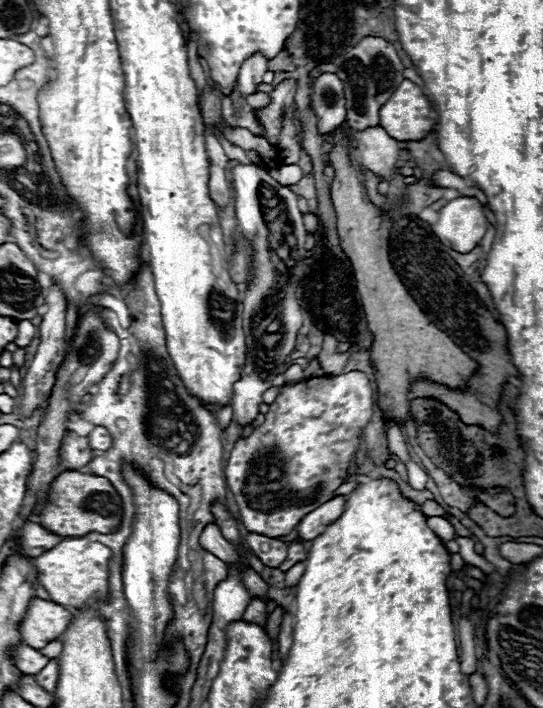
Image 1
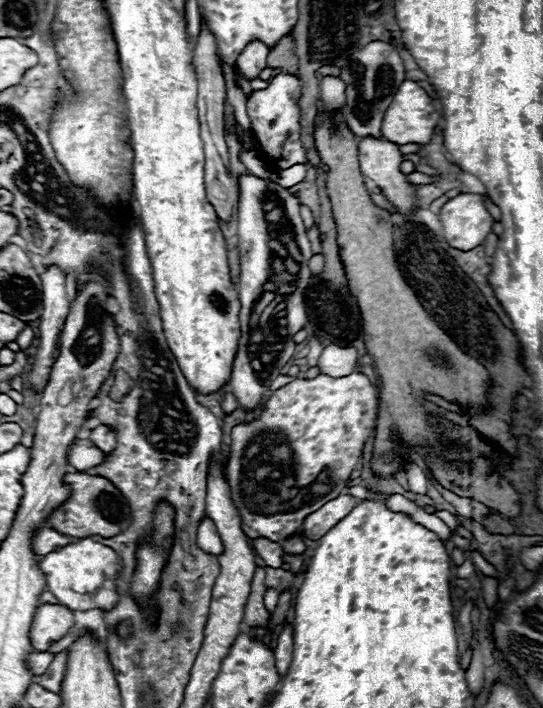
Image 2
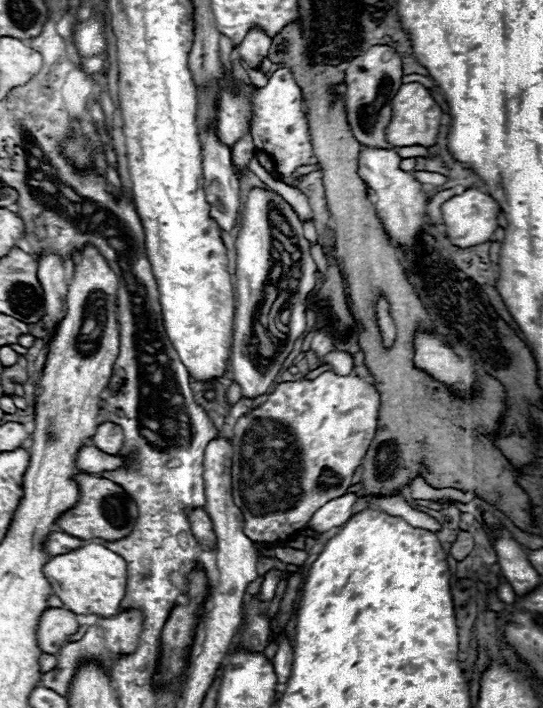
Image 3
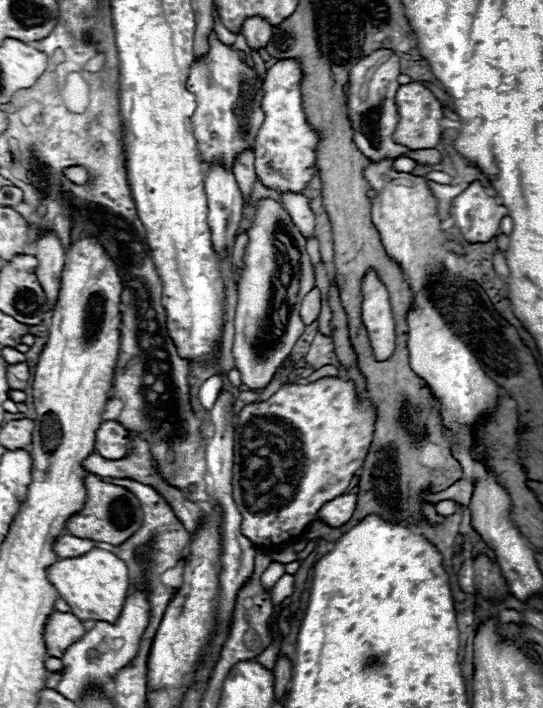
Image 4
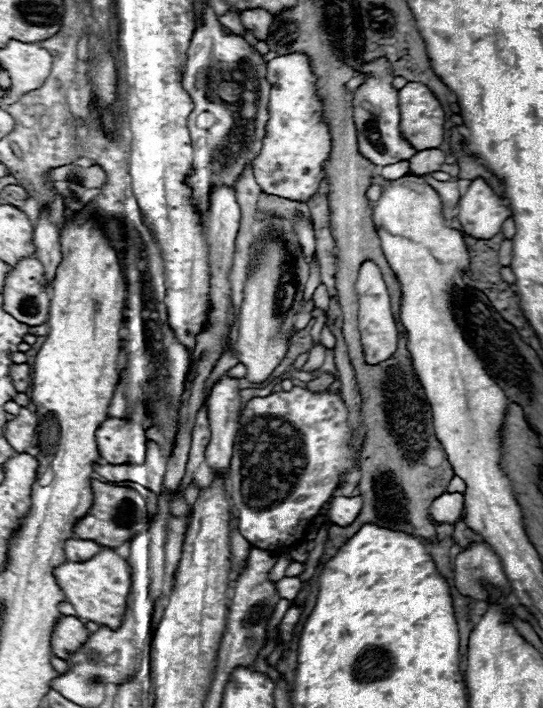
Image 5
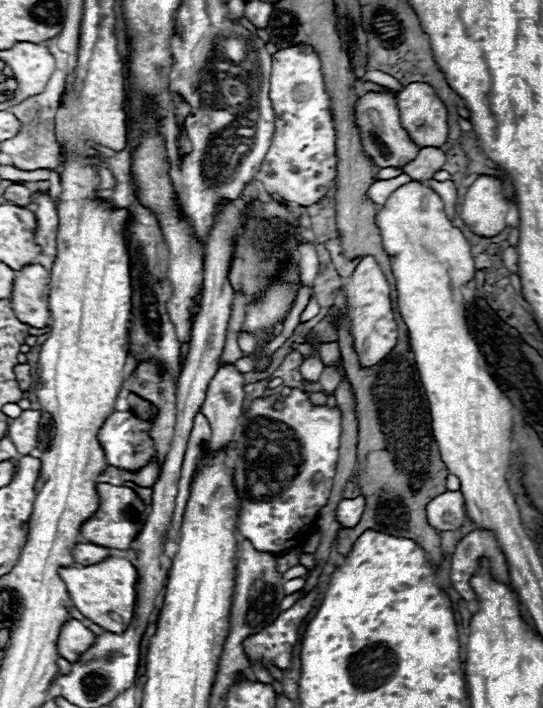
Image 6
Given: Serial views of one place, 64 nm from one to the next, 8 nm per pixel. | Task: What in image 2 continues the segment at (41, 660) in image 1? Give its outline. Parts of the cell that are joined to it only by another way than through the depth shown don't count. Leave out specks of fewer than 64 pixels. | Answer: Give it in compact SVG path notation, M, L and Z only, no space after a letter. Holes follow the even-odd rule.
M30 652L26 662L28 662L30 672L34 672L38 676L38 674L46 672L48 664L52 662L52 658L54 658L54 654L48 654L48 652Z

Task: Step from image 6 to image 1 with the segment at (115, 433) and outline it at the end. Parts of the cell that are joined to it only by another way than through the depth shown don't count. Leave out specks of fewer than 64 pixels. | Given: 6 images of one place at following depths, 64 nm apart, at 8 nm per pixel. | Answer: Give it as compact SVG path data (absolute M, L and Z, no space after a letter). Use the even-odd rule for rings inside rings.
M94 428L94 430L88 434L88 446L90 446L94 452L102 452L102 450L110 448L110 434L108 434L104 428Z

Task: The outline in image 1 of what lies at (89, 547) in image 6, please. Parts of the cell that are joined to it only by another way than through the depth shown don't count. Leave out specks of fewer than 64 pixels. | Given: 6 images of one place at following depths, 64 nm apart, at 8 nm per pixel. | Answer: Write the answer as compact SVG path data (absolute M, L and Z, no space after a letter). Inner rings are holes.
M26 520L22 526L22 532L20 532L20 552L26 558L34 558L34 556L40 556L42 552L50 550L54 544L58 544L58 540L62 540L62 538L44 530L36 522Z

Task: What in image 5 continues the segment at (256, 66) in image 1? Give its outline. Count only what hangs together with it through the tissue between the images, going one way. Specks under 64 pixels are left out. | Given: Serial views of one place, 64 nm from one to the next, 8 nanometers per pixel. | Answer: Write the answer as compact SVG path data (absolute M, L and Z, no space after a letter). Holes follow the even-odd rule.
M250 10L242 14L242 24L246 30L250 30L258 40L266 40L268 38L268 26L272 24L272 16L266 10Z

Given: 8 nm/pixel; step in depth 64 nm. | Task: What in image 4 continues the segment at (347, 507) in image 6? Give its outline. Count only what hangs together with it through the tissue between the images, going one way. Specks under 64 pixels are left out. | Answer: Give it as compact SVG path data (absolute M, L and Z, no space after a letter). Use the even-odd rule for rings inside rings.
M356 494L338 496L338 498L326 502L326 504L320 508L318 514L316 514L316 518L322 520L324 524L332 526L332 528L338 528L338 526L346 524L346 522L352 518L352 514L354 514L354 510L356 510L356 504L358 504L358 496L356 496Z

